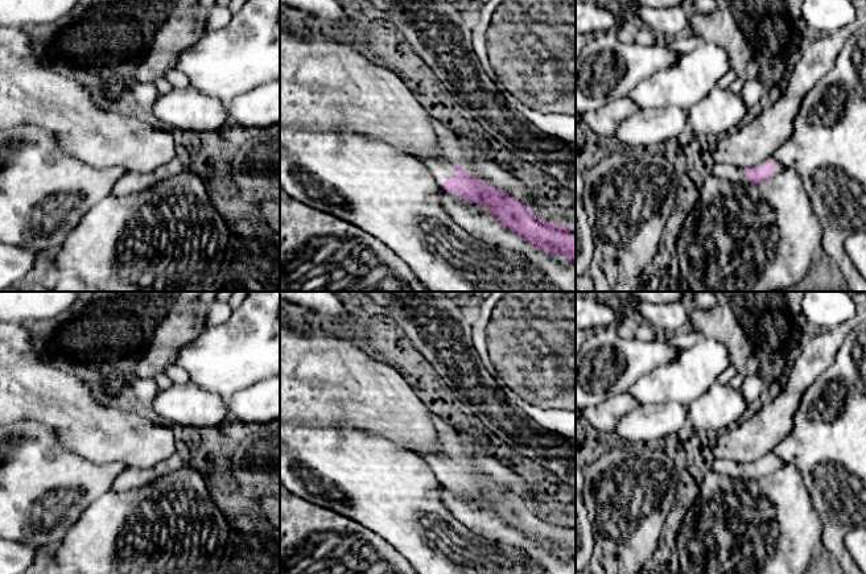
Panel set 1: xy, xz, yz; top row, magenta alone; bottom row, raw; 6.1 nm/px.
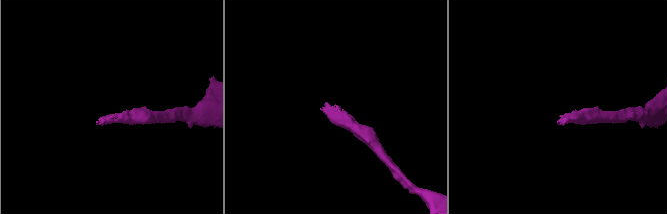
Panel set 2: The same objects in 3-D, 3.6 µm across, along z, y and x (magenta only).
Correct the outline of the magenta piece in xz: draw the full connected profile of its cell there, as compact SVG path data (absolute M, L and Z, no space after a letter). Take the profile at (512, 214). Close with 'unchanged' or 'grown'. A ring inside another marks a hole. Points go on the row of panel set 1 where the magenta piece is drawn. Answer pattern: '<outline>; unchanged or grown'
M438 113L428 116L437 135L440 152L434 156L411 152L408 156L429 170L438 187L458 201L483 205L507 230L529 245L566 256L576 265L576 235L570 232L570 227L536 218L524 203L482 178L474 169L467 149L446 127L445 117Z; grown

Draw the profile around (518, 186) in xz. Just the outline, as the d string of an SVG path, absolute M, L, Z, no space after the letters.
M445 117L445 124L458 136L462 146L469 152L474 169L482 178L488 179L498 190L524 203L536 218L545 219L548 206L536 187L524 175L515 175L488 158L486 152L475 143L473 135L457 125L451 119Z

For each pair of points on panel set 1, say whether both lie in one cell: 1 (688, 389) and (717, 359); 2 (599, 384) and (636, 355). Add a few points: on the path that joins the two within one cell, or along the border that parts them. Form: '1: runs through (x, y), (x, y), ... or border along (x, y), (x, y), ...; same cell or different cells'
1: runs through (695, 382), (709, 367); same cell
2: runs through (609, 375), (622, 362), (627, 360); same cell

